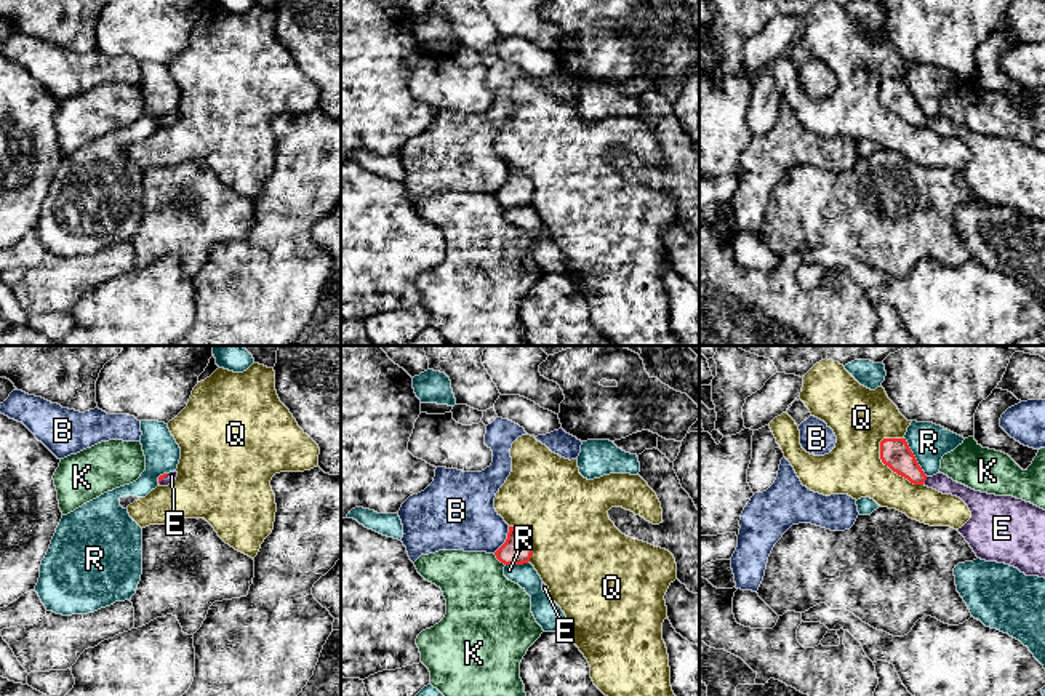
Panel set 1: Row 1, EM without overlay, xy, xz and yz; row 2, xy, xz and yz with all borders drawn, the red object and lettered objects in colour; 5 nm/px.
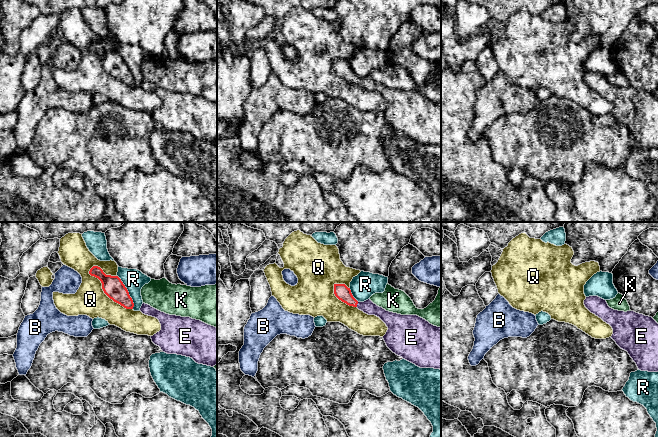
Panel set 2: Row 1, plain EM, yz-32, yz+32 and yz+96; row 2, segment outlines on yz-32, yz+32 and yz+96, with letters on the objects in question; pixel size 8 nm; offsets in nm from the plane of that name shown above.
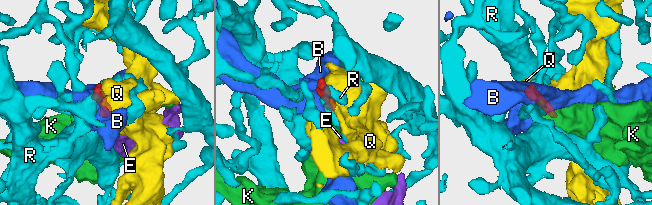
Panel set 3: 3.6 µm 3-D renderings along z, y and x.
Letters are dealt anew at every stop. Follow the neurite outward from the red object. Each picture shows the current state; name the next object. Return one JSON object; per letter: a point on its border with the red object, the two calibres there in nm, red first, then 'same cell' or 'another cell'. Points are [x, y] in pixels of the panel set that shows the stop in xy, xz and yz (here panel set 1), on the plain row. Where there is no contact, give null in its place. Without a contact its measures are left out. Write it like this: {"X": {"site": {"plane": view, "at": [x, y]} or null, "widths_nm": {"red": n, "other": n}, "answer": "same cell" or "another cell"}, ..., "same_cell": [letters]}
{"B": {"site": {"plane": "xz", "at": [506, 181]}, "widths_nm": {"red": 150, "other": 340}, "answer": "another cell"}, "E": {"site": {"plane": "yz", "at": [925, 120]}, "widths_nm": {"red": 150, "other": 90}, "answer": "same cell"}, "K": {"site": {"plane": "xz", "at": [500, 202]}, "widths_nm": {"red": 150, "other": 380}, "answer": "another cell"}, "Q": {"site": {"plane": "yz", "at": [890, 109]}, "widths_nm": {"red": 150, "other": 280}, "answer": "another cell"}, "R": {"site": {"plane": "yz", "at": [914, 98]}, "widths_nm": {"red": 150, "other": 190}, "answer": "another cell"}, "same_cell": ["E"]}

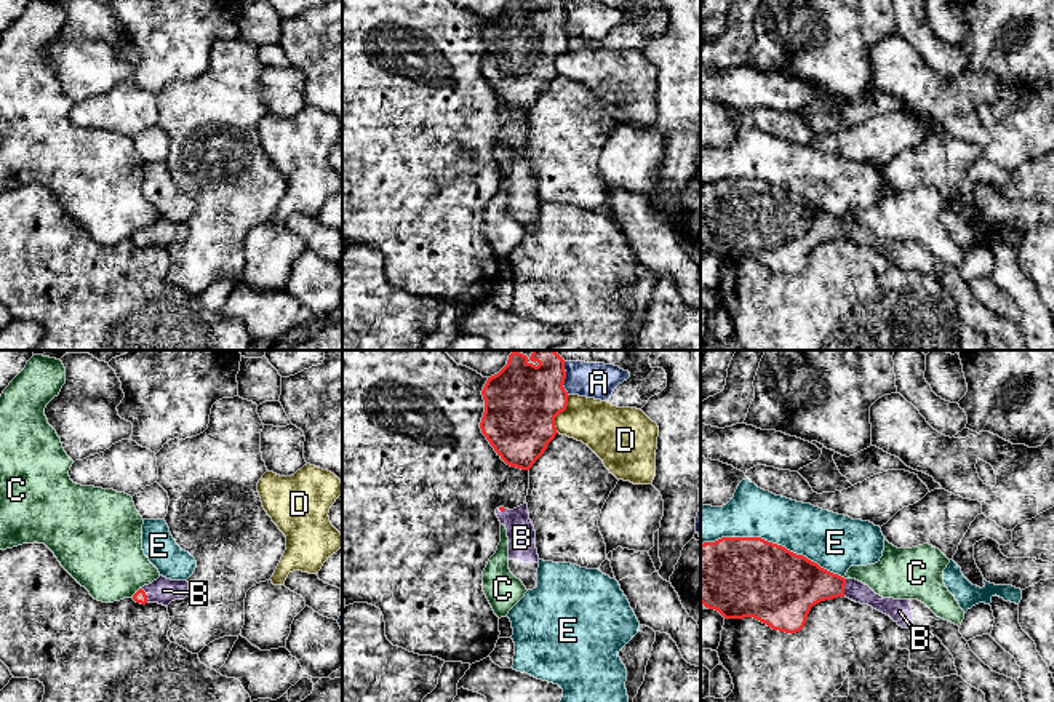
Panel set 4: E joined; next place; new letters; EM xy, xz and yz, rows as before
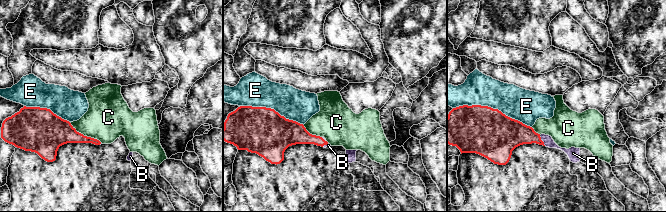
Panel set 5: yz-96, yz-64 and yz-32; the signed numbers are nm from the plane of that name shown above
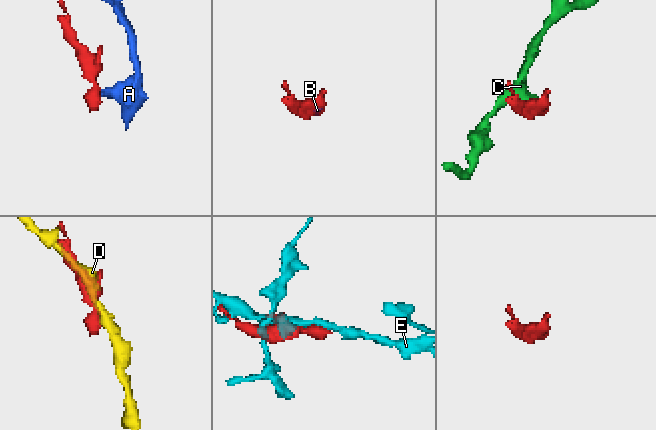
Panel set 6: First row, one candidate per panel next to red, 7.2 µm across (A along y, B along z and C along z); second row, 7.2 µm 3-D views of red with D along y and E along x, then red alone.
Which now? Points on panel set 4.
{"A": {"site": {"plane": "xz", "at": [563, 21]}, "widths_nm": {"red": 380, "other": 180}, "answer": "another cell"}, "B": {"site": {"plane": "yz", "at": [843, 229]}, "widths_nm": {"red": 300, "other": 100}, "answer": "same cell"}, "C": {"site": {"plane": "xy", "at": [136, 234]}, "widths_nm": {"red": 60, "other": 380}, "answer": "another cell"}, "D": {"site": {"plane": "xz", "at": [558, 55]}, "widths_nm": {"red": 380, "other": 240}, "answer": "another cell"}, "E": {"site": {"plane": "yz", "at": [771, 184]}, "widths_nm": {"red": 400, "other": 260}, "answer": "another cell"}, "same_cell": ["B"]}

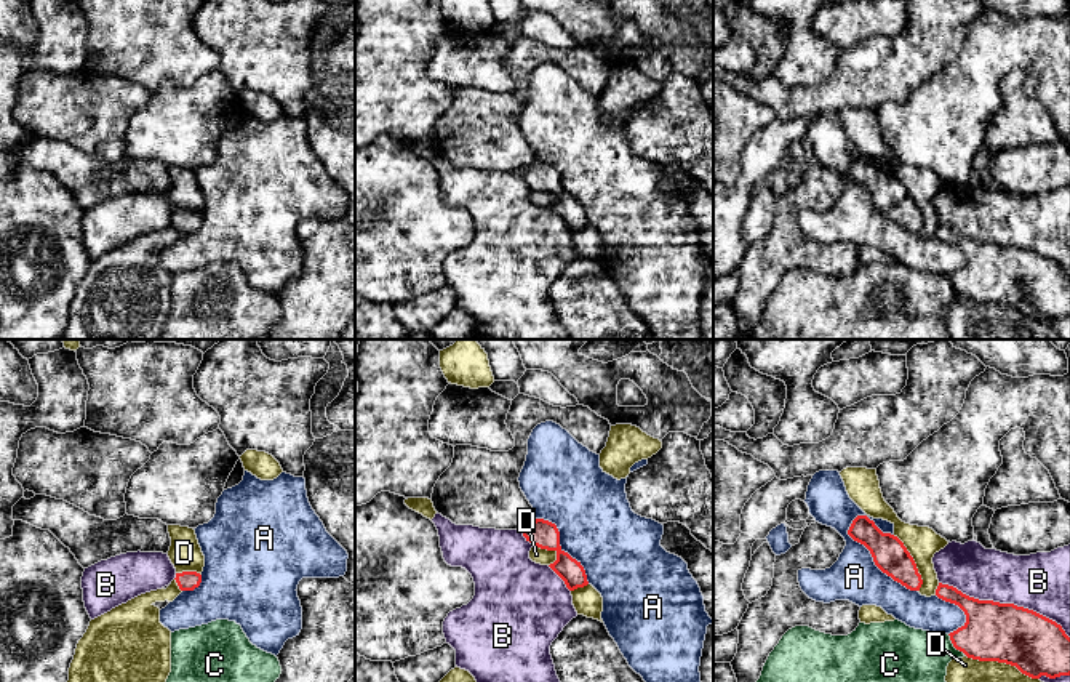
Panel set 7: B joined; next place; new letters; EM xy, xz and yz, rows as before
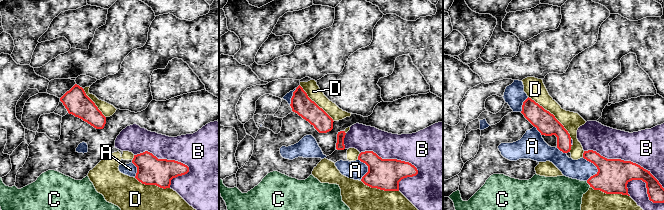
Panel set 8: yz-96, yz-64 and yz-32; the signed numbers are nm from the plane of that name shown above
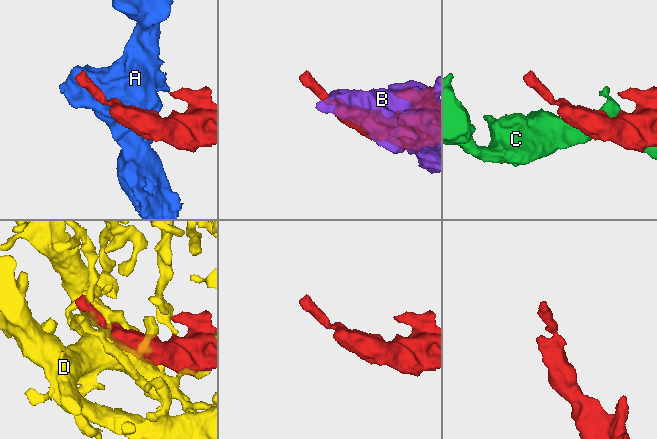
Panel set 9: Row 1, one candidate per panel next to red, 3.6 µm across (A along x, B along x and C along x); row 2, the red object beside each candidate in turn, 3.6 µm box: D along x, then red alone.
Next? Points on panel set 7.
{"A": {"site": {"plane": "yz", "at": [874, 200]}, "widths_nm": {"red": 170, "other": 240}, "answer": "another cell"}, "B": {"site": {"plane": "yz", "at": [1006, 245]}, "widths_nm": {"red": 300, "other": 300}, "answer": "another cell"}, "C": {"site": {"plane": "yz", "at": [955, 288]}, "widths_nm": {"red": 300, "other": 380}, "answer": "another cell"}, "D": {"site": {"plane": "yz", "at": [1003, 303]}, "widths_nm": {"red": 300, "other": 360}, "answer": "another cell"}, "same_cell": []}

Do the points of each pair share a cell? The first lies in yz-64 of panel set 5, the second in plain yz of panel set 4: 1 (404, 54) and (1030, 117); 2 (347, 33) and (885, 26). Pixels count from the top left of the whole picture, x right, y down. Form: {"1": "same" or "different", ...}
{"1": "different", "2": "different"}

